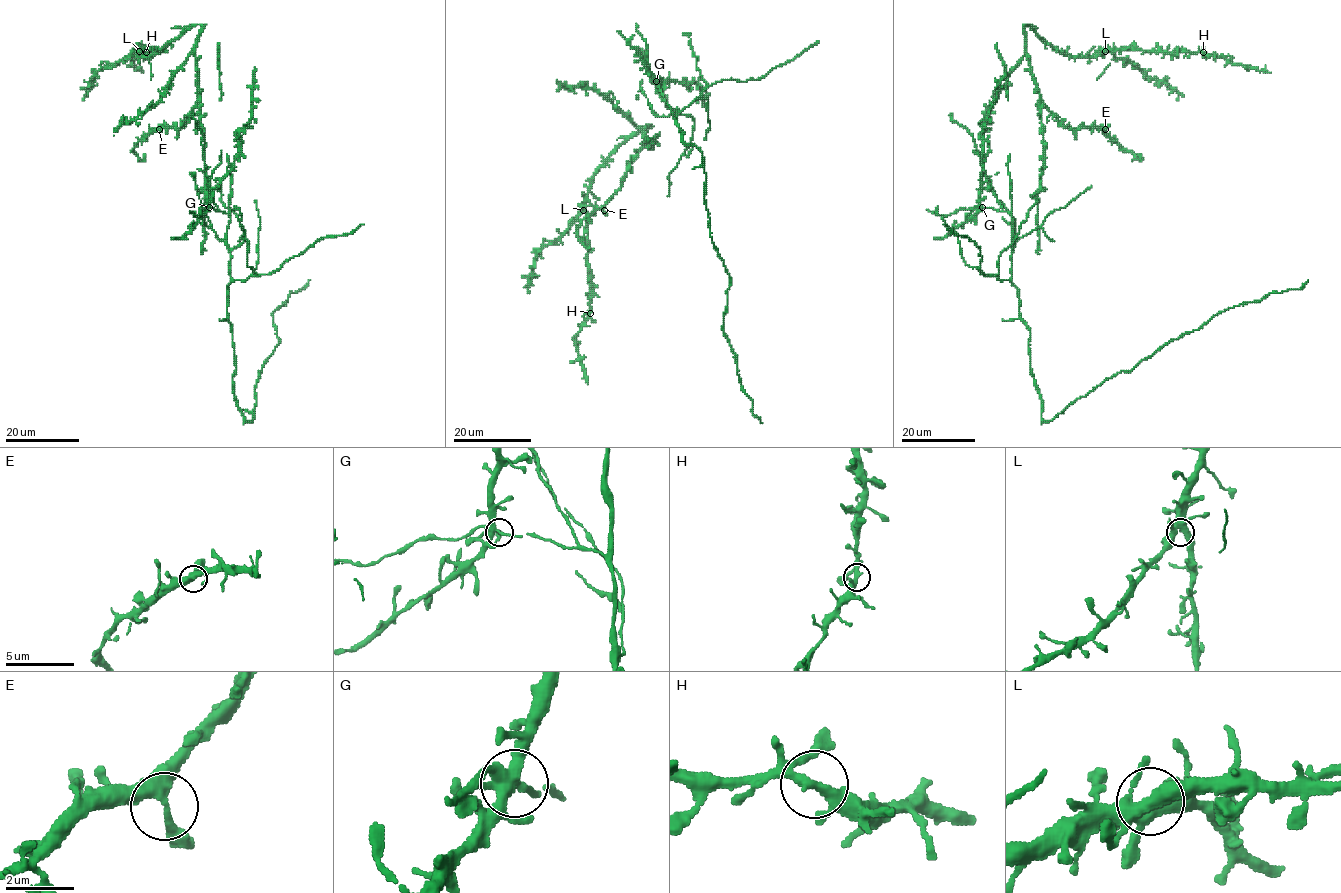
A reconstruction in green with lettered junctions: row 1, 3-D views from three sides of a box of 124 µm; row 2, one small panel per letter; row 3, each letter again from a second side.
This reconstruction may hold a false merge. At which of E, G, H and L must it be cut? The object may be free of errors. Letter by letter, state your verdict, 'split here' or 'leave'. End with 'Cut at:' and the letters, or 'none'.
E: leave
G: leave
H: leave
L: leave
Cut at: none

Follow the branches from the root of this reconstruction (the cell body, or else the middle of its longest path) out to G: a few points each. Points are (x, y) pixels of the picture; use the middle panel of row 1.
G: (667, 116), (678, 113), (665, 100), (656, 81)

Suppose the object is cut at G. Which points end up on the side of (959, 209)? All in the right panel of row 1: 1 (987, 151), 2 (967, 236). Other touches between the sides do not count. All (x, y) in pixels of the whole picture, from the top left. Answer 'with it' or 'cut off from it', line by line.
1: with it
2: cut off from it

